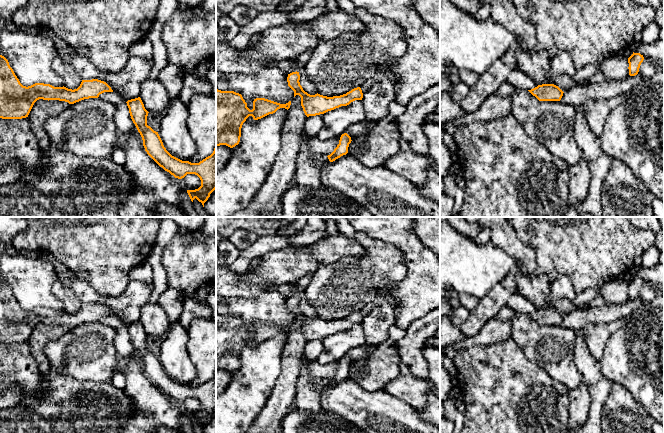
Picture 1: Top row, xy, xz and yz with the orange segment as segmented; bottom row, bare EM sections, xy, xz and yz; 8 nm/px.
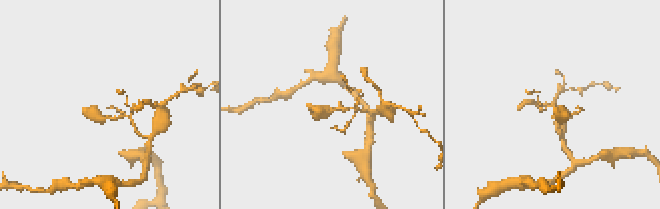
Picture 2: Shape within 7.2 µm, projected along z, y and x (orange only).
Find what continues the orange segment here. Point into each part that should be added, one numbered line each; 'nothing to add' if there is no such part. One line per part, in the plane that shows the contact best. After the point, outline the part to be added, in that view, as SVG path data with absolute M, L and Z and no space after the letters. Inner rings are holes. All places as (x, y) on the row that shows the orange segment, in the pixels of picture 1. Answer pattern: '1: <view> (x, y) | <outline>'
nothing to add

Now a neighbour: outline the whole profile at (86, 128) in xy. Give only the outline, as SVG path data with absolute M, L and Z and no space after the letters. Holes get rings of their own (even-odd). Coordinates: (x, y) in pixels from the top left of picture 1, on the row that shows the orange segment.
M100 98L84 99L70 104L61 113L49 117L44 125L51 145L80 157L111 159L115 150L118 129L113 119L117 107Z

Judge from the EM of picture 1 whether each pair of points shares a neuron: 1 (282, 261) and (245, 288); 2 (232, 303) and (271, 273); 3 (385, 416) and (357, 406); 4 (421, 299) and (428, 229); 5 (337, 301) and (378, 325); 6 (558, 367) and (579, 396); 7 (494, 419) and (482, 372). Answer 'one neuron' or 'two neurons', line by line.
1: one neuron
2: two neurons
3: one neuron
4: two neurons
5: two neurons
6: two neurons
7: one neuron

